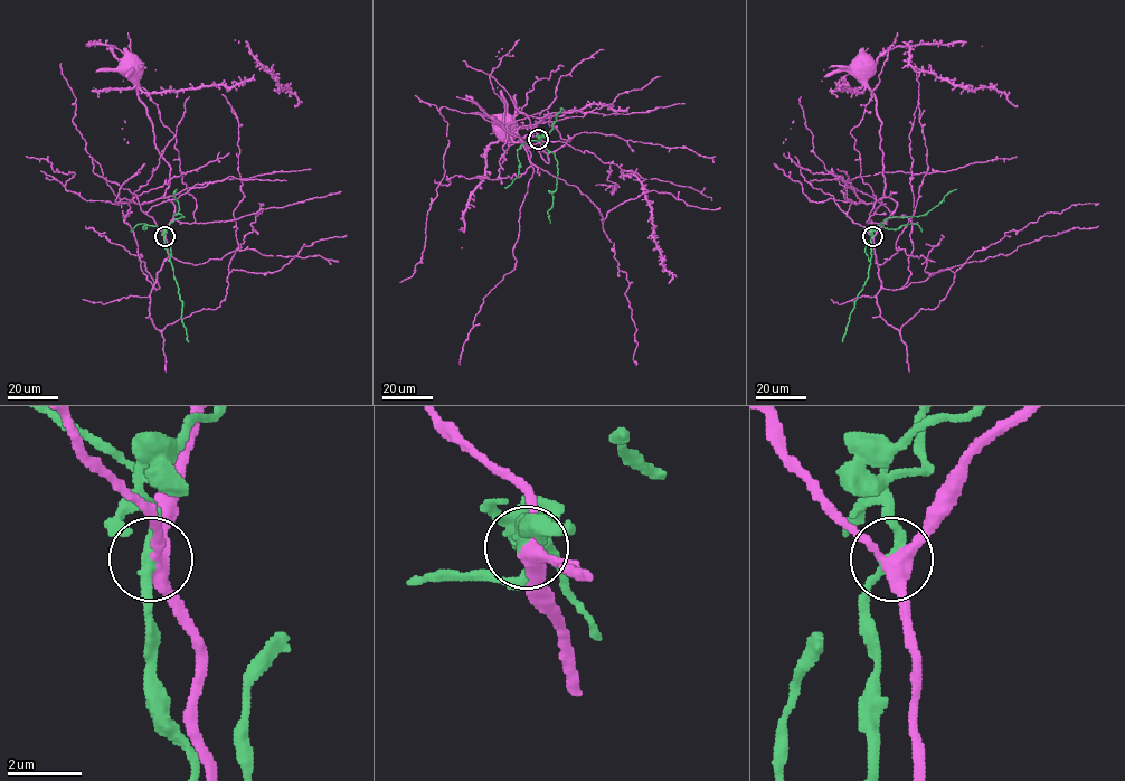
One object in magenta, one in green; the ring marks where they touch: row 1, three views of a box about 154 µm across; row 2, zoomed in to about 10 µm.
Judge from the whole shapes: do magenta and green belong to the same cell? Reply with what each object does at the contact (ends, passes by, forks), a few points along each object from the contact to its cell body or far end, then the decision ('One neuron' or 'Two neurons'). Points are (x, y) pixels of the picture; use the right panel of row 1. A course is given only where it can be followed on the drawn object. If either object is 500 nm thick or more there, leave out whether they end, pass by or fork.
At the ring magenta forks. At the ring green passes by. Course of magenta: (872, 236), (897, 203), (884, 195), (881, 121), (867, 74). Course of green: (872, 236), (868, 278), (854, 301), (842, 341). Two neurons

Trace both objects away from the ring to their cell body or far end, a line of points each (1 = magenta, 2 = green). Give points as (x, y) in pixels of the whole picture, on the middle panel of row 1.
1: (538, 139), (548, 162), (538, 151), (544, 149), (526, 148), (511, 139), (513, 133), (508, 132)
2: (538, 139), (552, 129), (556, 115), (563, 109)

